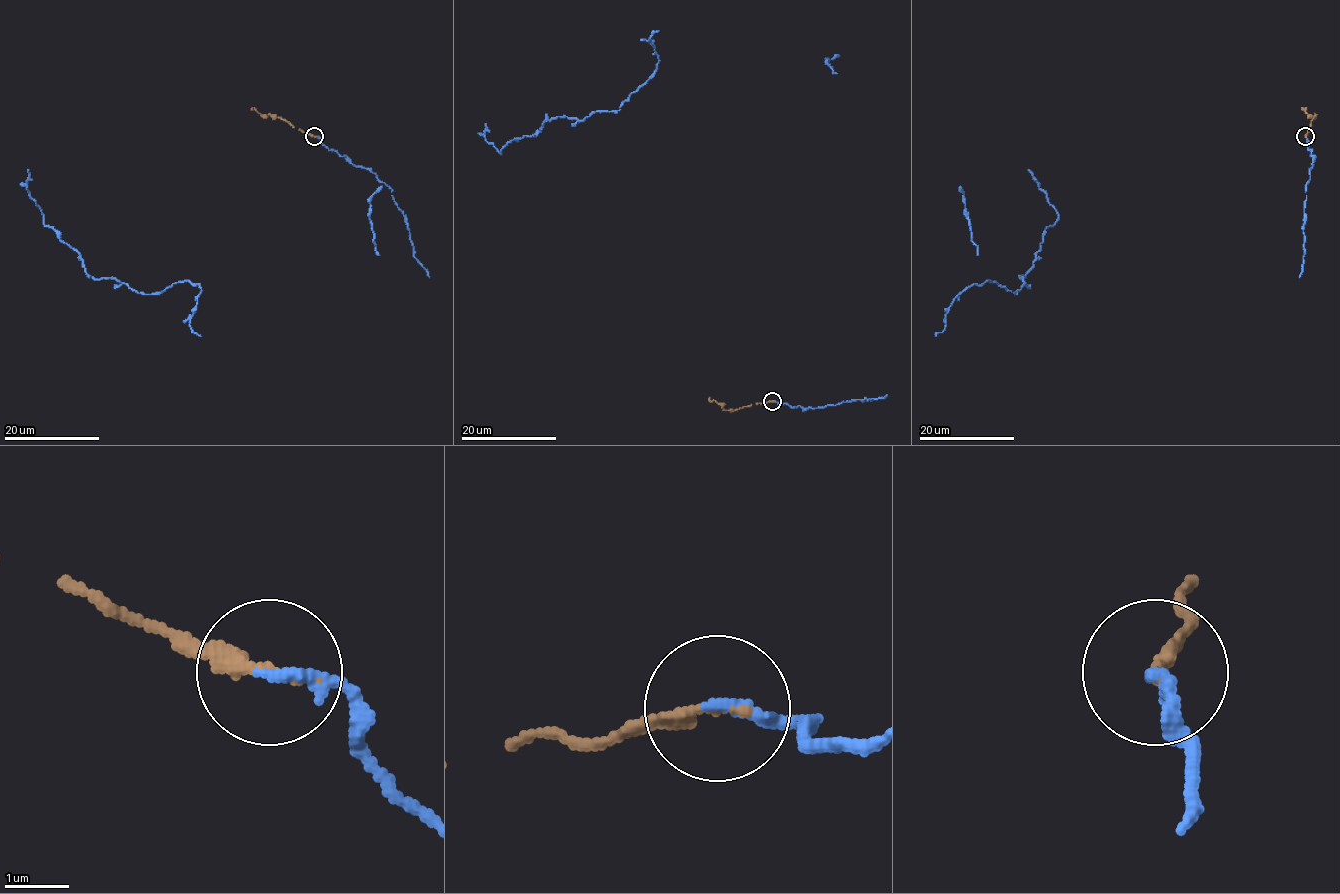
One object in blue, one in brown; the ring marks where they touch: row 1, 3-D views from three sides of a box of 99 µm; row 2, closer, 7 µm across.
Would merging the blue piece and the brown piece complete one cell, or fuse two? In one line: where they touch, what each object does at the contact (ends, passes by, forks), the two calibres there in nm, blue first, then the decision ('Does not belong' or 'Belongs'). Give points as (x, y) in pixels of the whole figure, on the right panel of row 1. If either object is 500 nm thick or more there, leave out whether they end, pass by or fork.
Place: (1305, 136). At the ring blue ends. At the ring brown ends. Thickness 200 nm (blue) against 240 nm. Belongs

